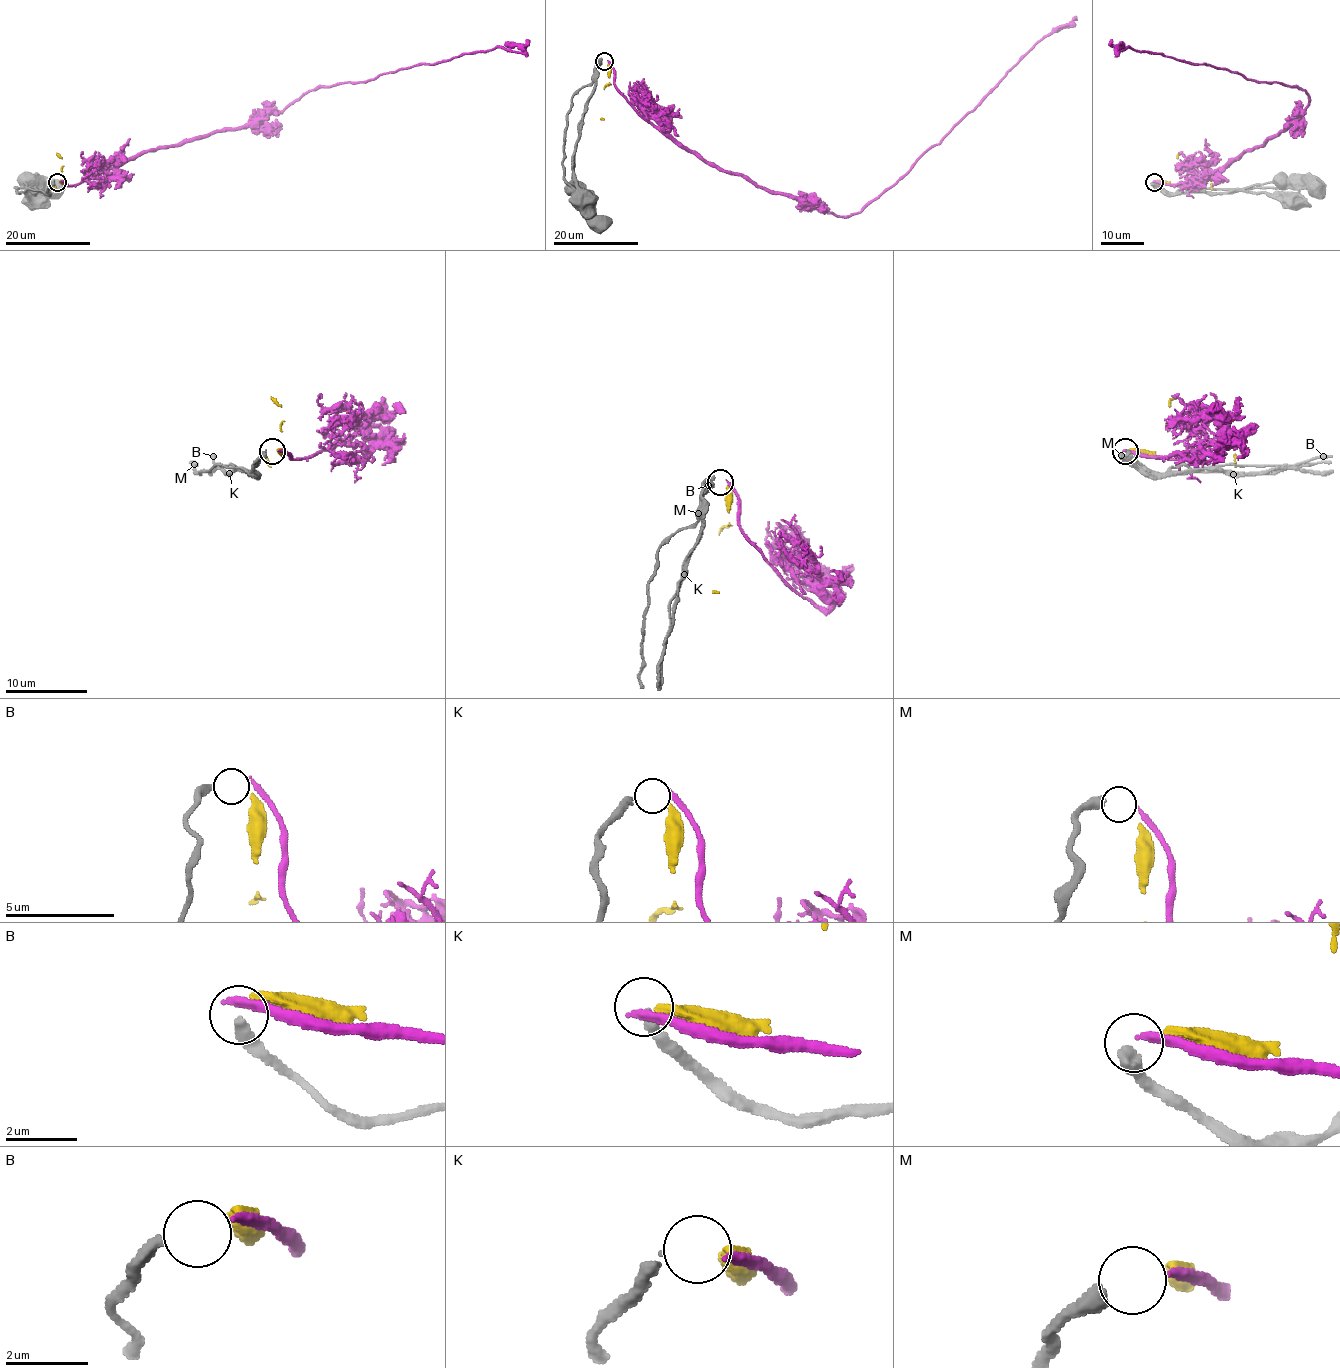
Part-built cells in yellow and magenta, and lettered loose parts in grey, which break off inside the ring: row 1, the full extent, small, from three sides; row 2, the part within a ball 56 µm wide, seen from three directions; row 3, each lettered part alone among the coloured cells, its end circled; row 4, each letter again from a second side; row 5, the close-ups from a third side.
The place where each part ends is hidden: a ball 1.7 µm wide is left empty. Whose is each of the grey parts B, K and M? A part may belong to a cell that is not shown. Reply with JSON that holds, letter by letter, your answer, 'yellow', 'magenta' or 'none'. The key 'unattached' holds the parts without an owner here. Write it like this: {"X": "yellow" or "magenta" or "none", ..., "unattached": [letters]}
{"B": "none", "K": "yellow", "M": "magenta", "unattached": ["B"]}

